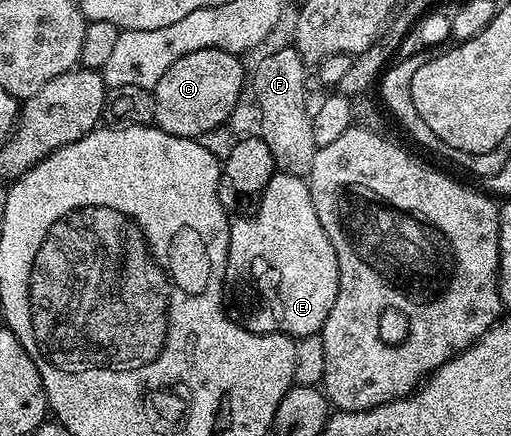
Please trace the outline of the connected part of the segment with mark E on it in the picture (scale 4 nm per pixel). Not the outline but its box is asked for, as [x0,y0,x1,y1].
[251,171,339,339]

